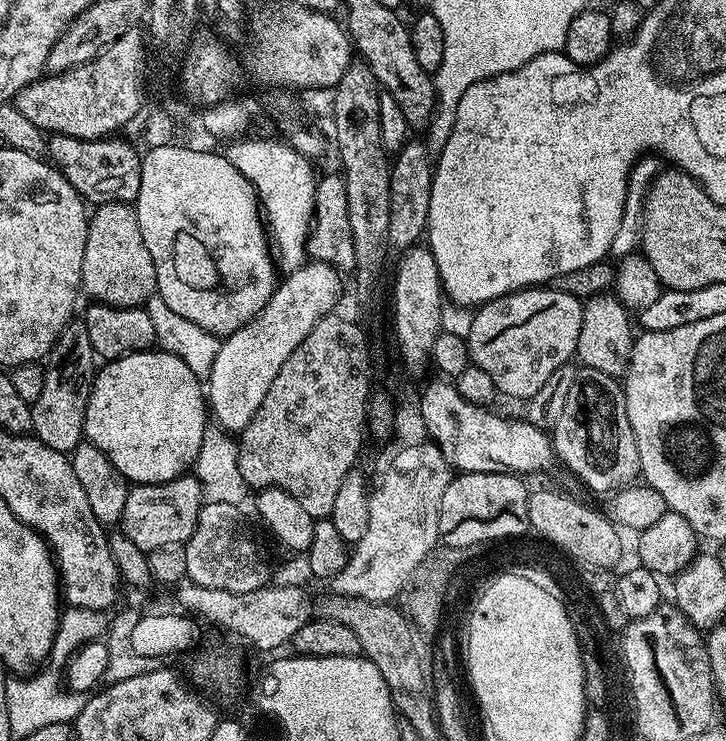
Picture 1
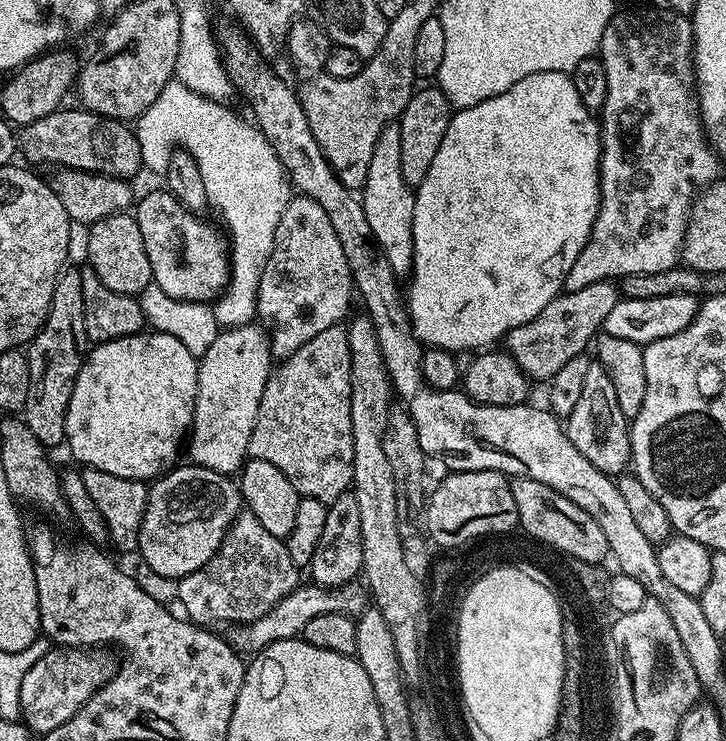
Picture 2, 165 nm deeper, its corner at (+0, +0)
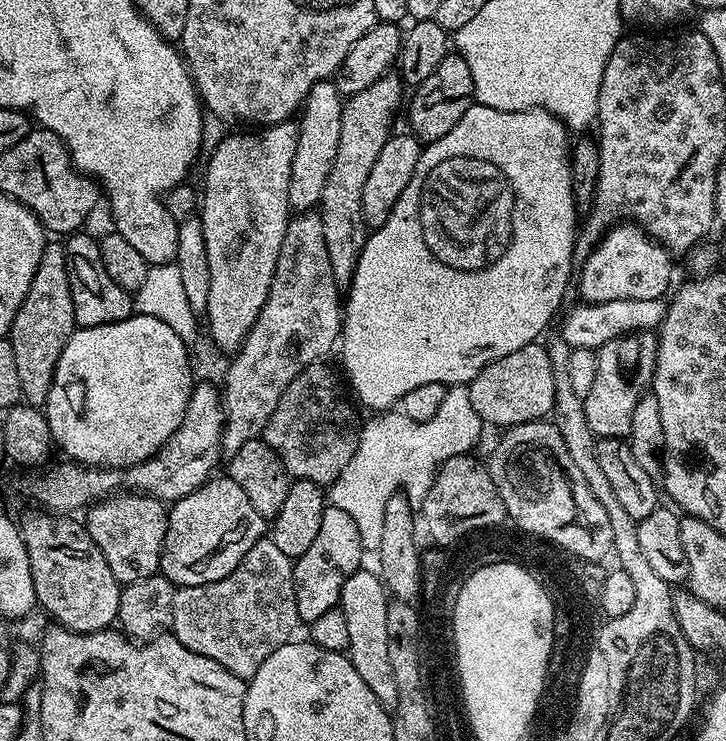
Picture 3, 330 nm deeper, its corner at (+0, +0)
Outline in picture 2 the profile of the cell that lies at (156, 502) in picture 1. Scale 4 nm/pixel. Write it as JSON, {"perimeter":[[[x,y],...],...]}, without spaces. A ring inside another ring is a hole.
{"perimeter":[[[191,462],[182,464],[151,481],[146,510],[142,514],[142,526],[138,534],[138,556],[141,556],[139,559],[142,563],[150,566],[150,570],[156,571],[157,574],[166,574],[166,578],[174,578],[177,581],[186,574],[194,574],[194,570],[206,566],[206,562],[214,558],[214,554],[222,546],[228,527],[236,521],[236,517],[242,511],[240,490],[237,481],[231,475],[200,468]]]}

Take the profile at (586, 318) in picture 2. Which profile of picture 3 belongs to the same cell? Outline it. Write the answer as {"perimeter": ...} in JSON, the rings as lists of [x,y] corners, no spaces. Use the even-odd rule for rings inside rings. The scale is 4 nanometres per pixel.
{"perimeter":[[[616,226],[605,232],[600,237],[600,243],[579,265],[579,299],[581,301],[601,304],[602,302],[618,302],[622,298],[654,298],[659,300],[665,295],[664,291],[667,293],[673,287],[673,257],[668,249],[663,244],[656,243],[647,232],[639,227],[624,227]]]}

